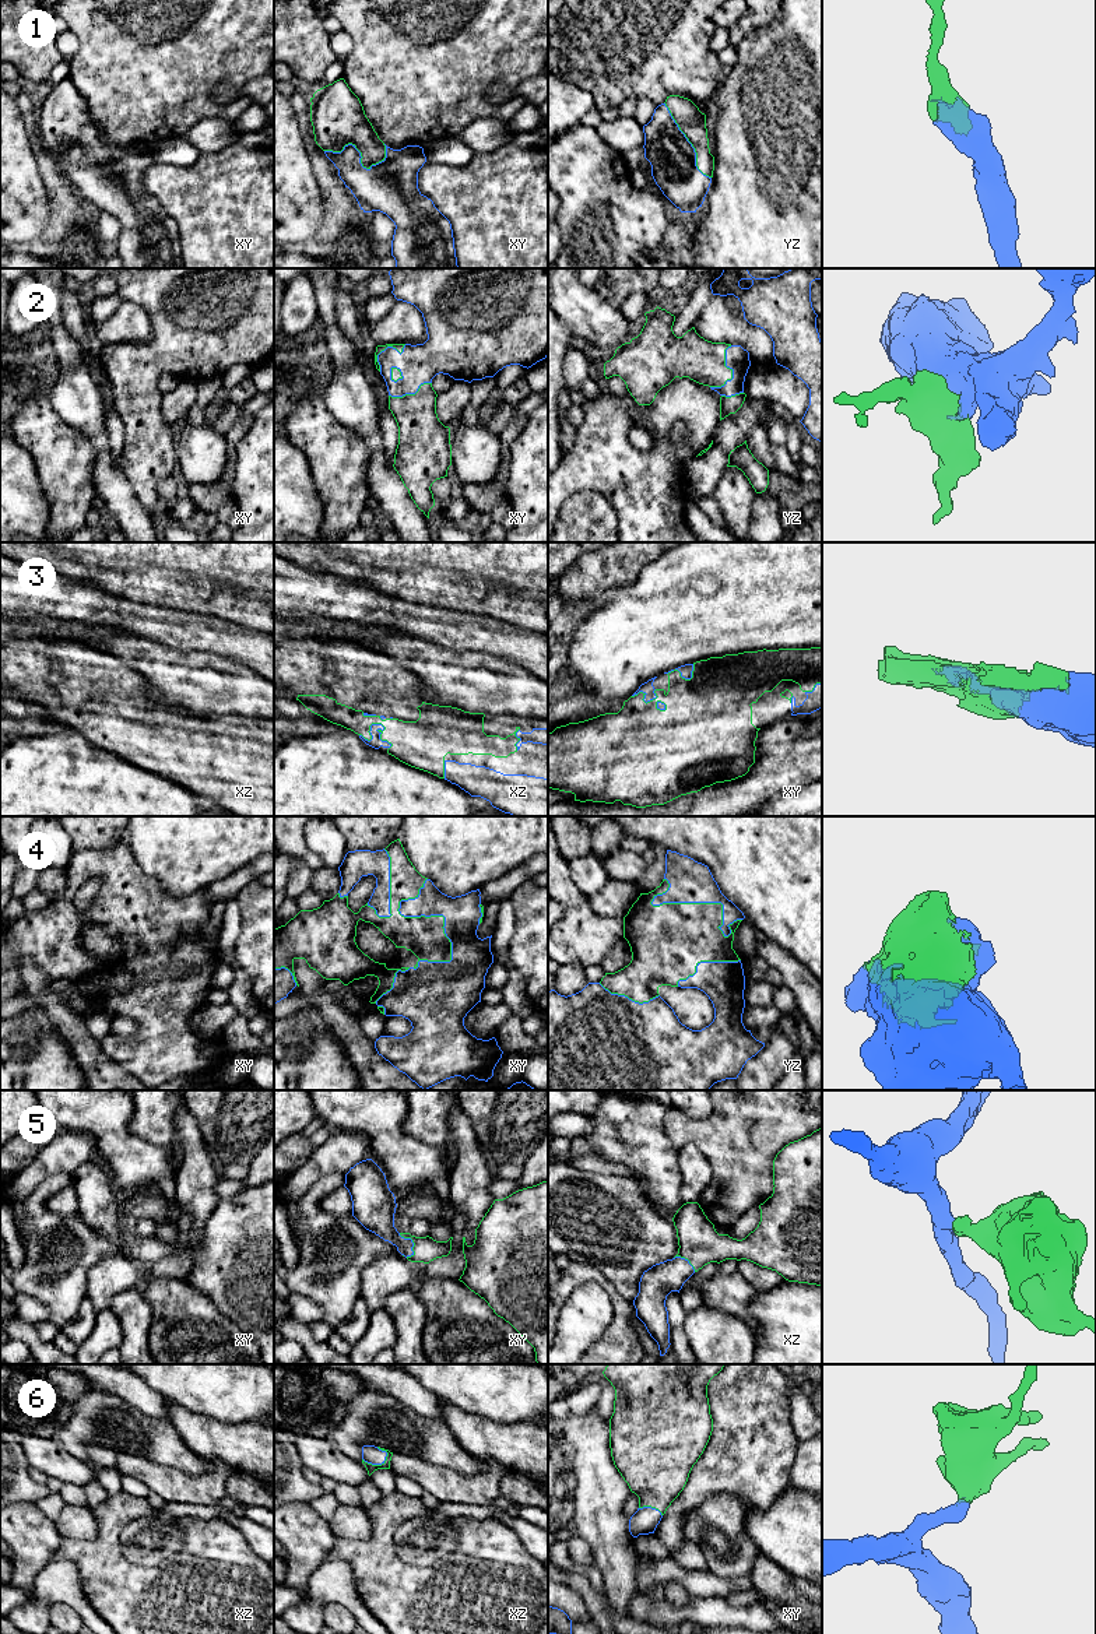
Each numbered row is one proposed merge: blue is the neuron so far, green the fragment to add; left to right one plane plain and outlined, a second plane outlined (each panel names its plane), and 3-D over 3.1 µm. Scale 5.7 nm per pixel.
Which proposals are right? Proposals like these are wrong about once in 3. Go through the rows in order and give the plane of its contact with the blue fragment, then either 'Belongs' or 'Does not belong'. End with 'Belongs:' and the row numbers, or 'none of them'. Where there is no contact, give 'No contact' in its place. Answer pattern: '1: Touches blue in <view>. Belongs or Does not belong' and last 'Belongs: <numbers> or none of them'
1: Touches blue in xy. Belongs
2: Touches blue in yz. Belongs
3: Touches blue in xz. Belongs
4: Touches blue in xy. Belongs
5: Touches blue in xy. Belongs
6: Touches blue in xz. Belongs
Belongs: 1, 2, 3, 4, 5, 6

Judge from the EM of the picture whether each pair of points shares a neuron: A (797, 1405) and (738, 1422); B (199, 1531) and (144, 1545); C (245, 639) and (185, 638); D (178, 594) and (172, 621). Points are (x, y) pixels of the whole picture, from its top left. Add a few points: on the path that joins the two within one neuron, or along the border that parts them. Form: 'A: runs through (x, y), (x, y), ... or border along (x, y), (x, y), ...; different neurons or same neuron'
A: border along (793, 1383), (791, 1427), (800, 1439); different neurons
B: border along (178, 1518), (181, 1548), (161, 1562); different neurons
C: runs through (229, 639), (200, 638); same neuron
D: border along (143, 601), (186, 610); different neurons

